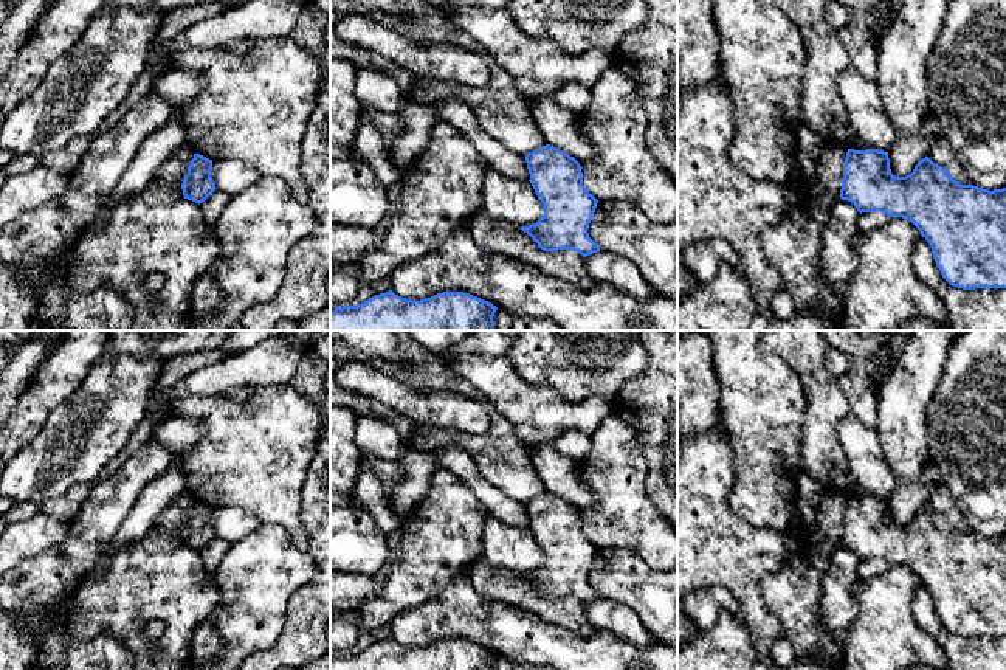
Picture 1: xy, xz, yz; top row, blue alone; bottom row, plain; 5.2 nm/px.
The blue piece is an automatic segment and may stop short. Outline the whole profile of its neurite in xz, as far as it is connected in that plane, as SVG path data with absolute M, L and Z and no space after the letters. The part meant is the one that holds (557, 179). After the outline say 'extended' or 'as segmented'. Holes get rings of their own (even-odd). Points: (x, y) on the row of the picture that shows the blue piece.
M550 144L529 152L525 163L544 216L521 230L544 251L598 253L587 233L598 200L584 188L580 163Z; as segmented

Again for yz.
M848 149L840 199L851 202L860 214L880 211L910 220L928 242L936 267L950 285L1006 288L1006 188L989 191L961 185L928 157L919 160L910 175L896 177L888 152Z; as segmented

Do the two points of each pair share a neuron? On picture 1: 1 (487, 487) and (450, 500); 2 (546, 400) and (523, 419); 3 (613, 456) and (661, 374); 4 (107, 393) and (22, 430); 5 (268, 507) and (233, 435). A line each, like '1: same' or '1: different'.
1: different
2: same
3: different
4: different
5: same

